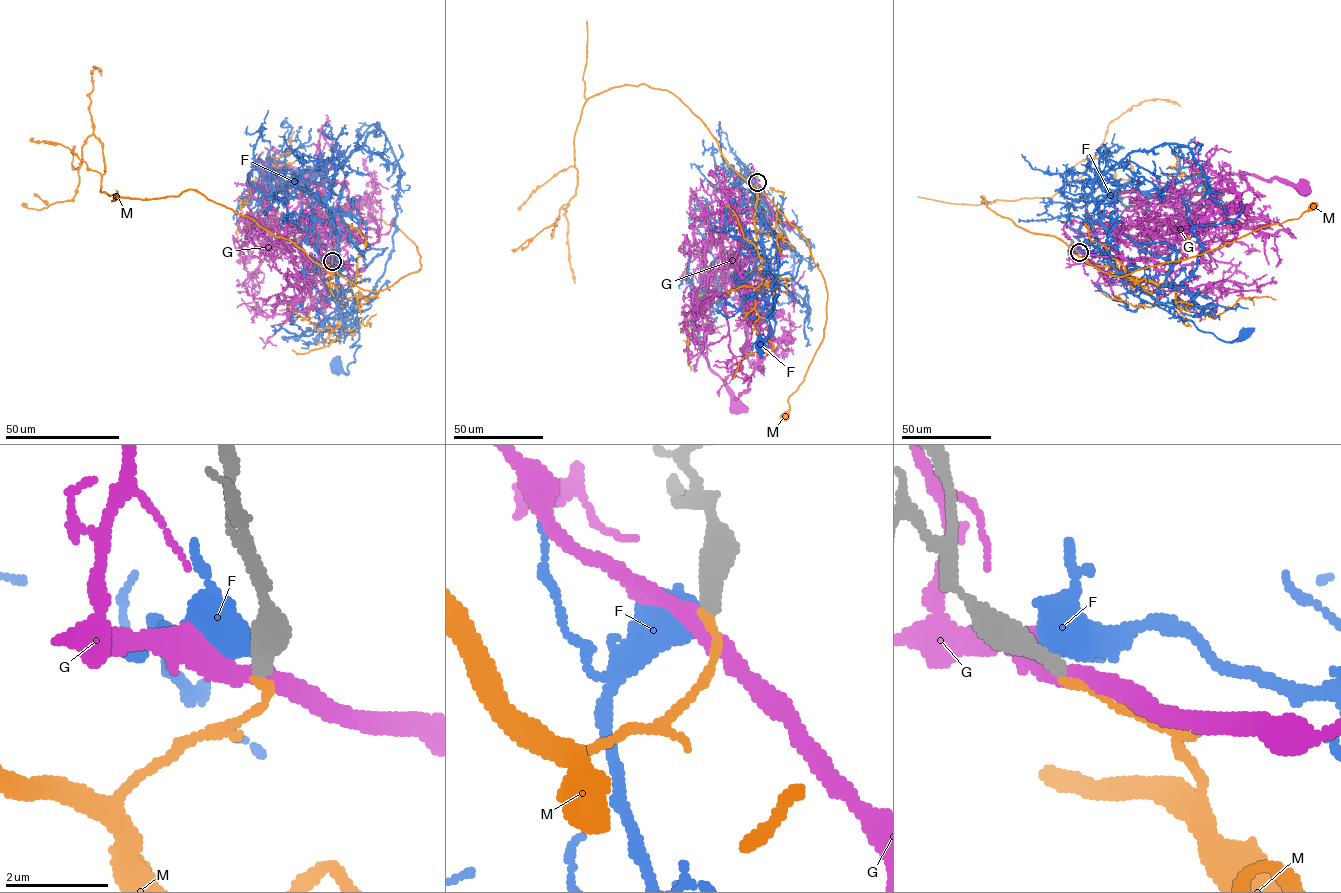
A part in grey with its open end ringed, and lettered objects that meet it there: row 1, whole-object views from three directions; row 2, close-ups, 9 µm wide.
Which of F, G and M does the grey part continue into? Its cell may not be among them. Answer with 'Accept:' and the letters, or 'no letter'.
Accept: no letter

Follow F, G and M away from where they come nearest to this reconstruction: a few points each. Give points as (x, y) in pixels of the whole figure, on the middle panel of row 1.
F: (757, 182), (760, 218), (776, 251), (778, 275), (771, 288), (779, 288), (768, 336), (759, 346)
G: (757, 182), (773, 220), (743, 224), (733, 266), (723, 248), (721, 265), (694, 322), (700, 352), (736, 405)
M: (757, 182), (752, 187), (762, 190), (806, 239), (827, 292), (823, 338), (784, 415)

